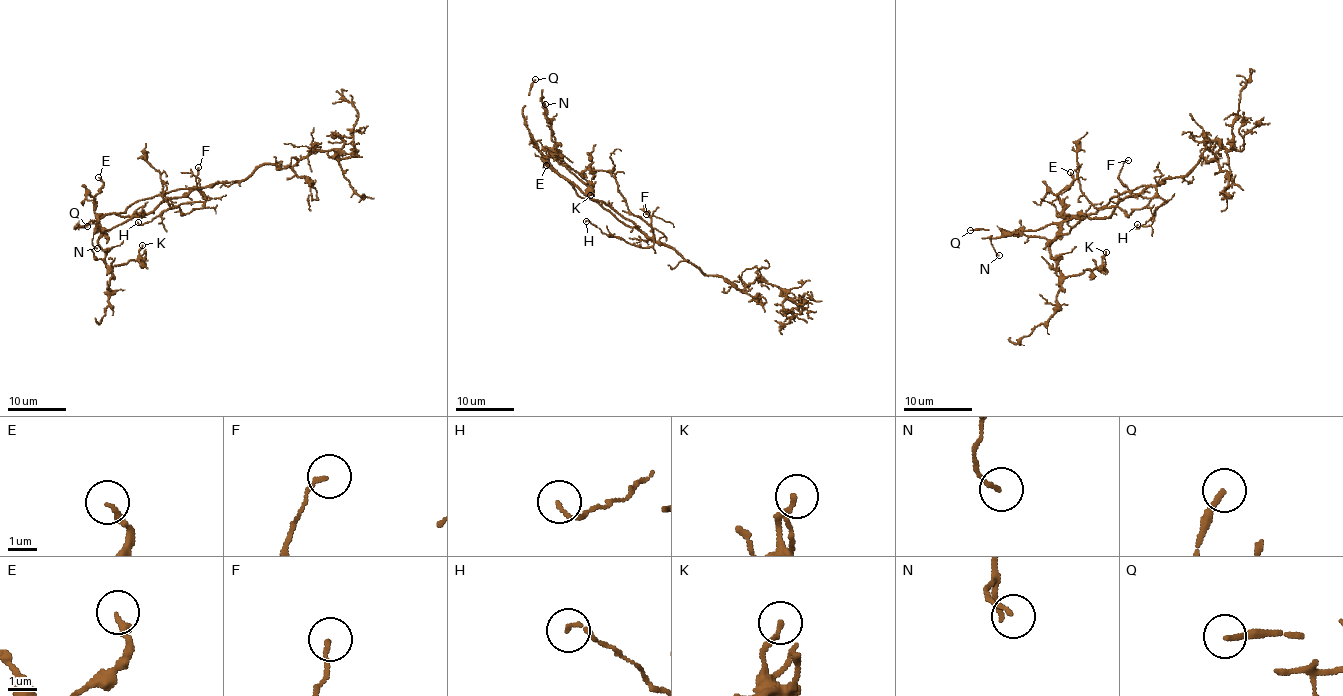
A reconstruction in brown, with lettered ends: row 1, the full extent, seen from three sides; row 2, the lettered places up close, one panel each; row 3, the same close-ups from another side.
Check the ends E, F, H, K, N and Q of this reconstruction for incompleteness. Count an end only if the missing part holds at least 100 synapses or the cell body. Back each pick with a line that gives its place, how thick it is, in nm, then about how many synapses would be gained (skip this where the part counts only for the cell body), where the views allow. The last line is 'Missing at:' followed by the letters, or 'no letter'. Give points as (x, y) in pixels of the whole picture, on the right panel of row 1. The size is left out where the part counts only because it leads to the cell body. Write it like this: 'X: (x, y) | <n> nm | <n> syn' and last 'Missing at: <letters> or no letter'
Q: (970, 230) | 180 nm
Missing at: Q

